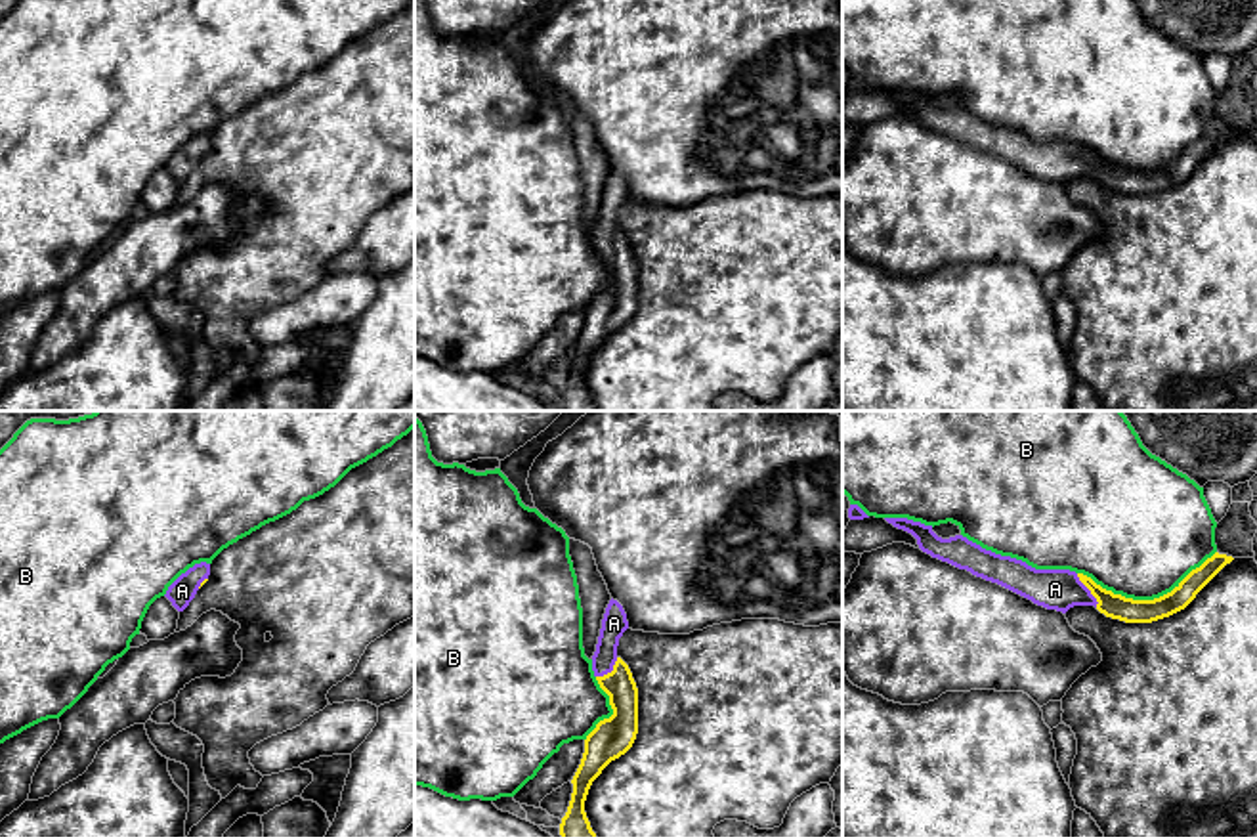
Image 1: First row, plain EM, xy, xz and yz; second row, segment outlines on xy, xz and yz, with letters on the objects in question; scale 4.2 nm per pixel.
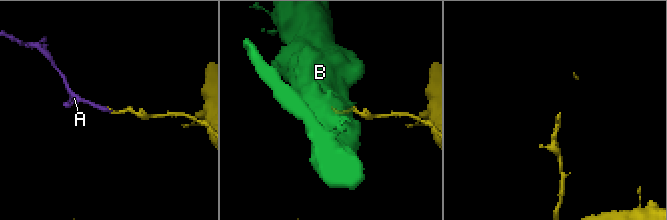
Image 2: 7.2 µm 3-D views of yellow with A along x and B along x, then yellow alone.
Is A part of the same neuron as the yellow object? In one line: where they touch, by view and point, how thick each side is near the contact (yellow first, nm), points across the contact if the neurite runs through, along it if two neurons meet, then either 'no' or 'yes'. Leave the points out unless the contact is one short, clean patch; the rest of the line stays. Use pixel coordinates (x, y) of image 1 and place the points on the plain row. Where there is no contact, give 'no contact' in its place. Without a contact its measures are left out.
contact yz (1089, 161); calibres 110 and 180 nm; way yz (1116, 178), (1089, 161), (1055, 161); yes

